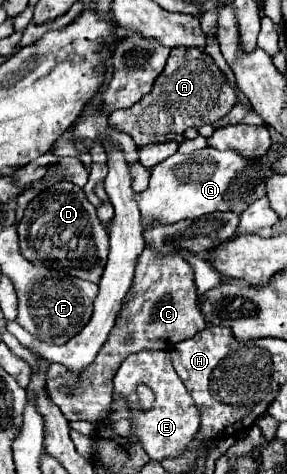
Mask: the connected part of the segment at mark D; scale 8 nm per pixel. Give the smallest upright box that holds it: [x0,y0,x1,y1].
[17,181,109,283]

